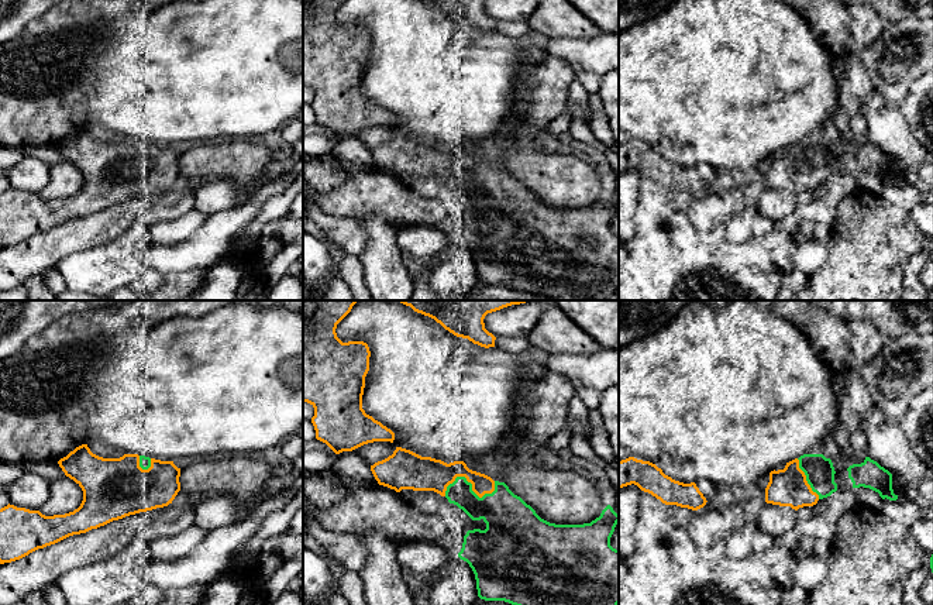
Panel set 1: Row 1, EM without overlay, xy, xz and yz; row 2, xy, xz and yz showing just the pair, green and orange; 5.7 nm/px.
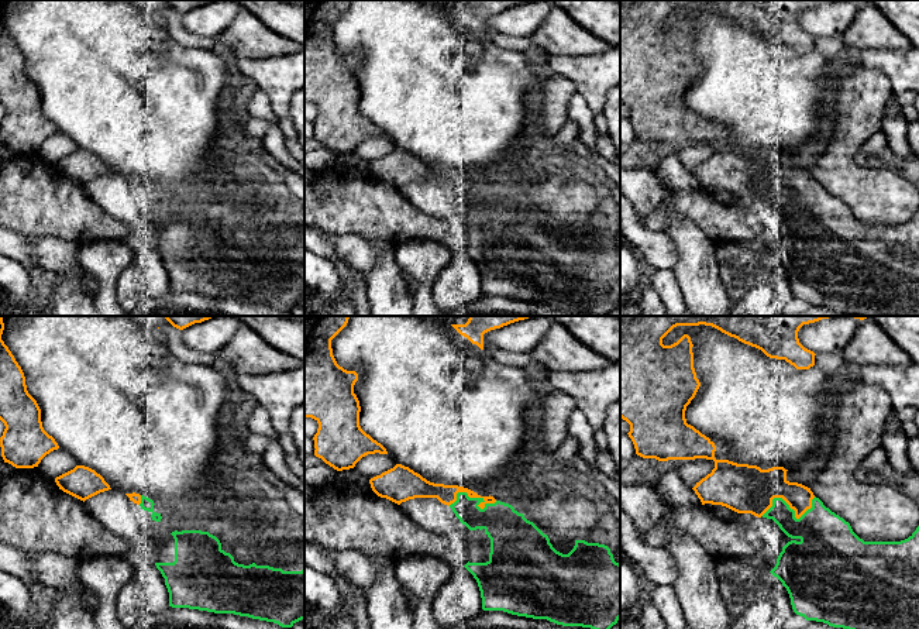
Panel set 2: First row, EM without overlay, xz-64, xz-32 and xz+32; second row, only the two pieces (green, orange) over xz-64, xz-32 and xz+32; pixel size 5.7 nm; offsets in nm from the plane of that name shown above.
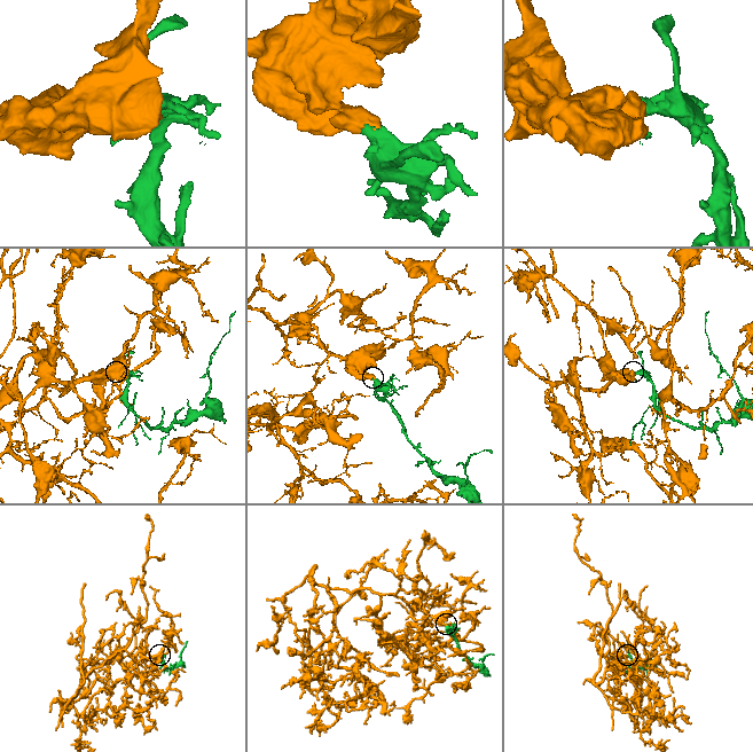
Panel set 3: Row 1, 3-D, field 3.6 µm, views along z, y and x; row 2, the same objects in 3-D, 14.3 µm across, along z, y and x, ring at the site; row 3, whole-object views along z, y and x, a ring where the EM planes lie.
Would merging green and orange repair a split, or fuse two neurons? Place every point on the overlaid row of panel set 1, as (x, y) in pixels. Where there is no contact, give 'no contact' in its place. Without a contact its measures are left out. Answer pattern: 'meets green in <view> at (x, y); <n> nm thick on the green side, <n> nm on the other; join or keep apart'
meets green in xz at (471, 485); 260 nm thick on the green side, 190 nm on the other; join

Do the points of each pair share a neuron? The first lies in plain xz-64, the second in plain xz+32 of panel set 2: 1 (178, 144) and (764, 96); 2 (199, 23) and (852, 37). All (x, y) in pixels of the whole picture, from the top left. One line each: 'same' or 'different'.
1: same
2: different

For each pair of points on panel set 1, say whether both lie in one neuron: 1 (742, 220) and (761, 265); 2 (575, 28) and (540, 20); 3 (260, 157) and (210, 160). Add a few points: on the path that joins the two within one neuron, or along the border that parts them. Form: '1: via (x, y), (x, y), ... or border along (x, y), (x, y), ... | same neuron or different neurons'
1: border along (723, 226), (727, 241), (749, 237) | different neurons
2: via (567, 21), (548, 20) | same neuron
3: via (247, 160), (223, 160) | same neuron

